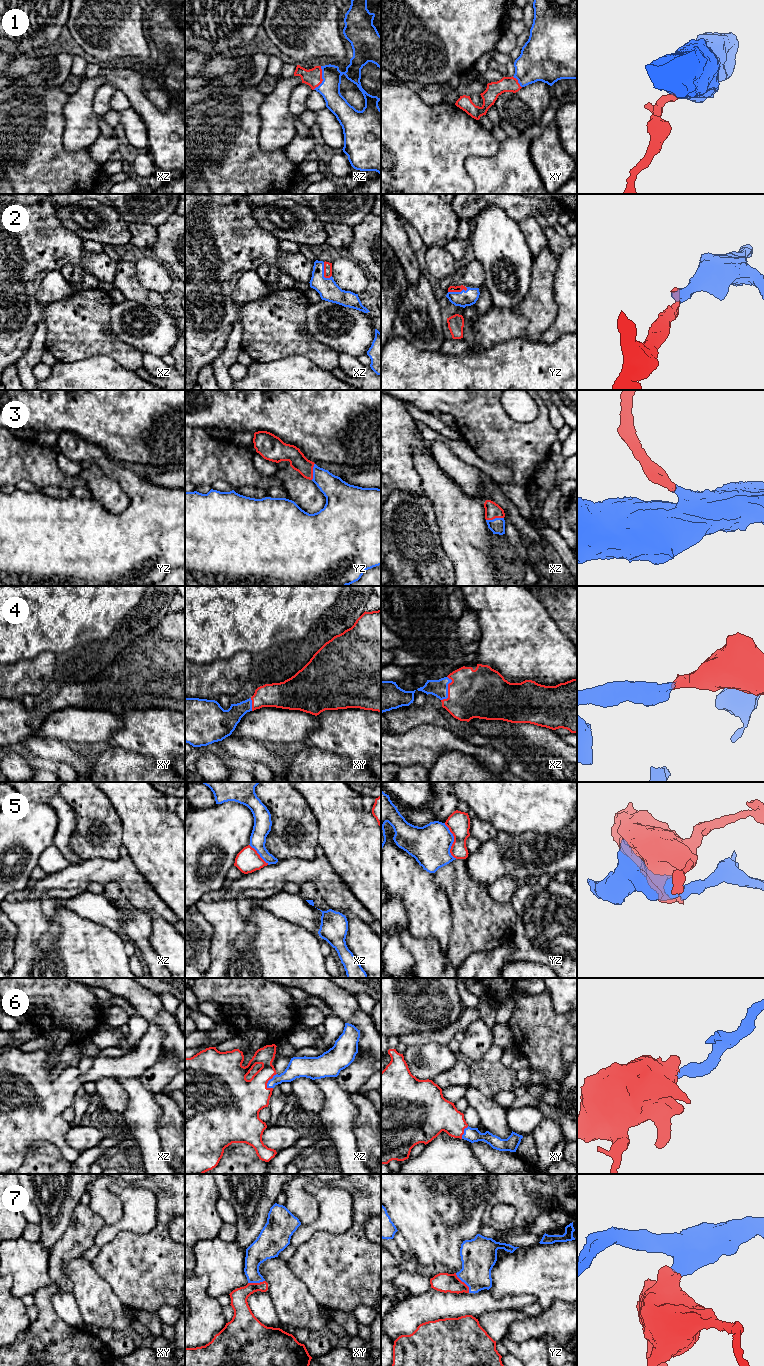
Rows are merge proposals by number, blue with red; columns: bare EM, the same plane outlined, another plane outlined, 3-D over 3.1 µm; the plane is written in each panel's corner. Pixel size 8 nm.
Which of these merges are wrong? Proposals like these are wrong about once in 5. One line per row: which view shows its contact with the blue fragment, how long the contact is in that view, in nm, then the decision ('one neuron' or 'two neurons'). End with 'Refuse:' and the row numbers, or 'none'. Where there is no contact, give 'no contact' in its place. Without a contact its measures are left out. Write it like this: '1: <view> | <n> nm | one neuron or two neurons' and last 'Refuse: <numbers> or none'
1: xz | 200 nm | one neuron
2: xz | 140 nm | one neuron
3: xz | 150 nm | one neuron
4: xz | 200 nm | one neuron
5: yz | 300 nm | two neurons
6: xz | 150 nm | one neuron
7: yz | 200 nm | one neuron
Refuse: 5

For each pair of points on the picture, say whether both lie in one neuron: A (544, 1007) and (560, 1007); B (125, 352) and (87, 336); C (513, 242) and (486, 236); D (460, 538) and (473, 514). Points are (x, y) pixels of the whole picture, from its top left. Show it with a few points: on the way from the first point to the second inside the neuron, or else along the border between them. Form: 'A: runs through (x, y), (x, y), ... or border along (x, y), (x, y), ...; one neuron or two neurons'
A: border along (546, 989), (553, 1008), (559, 1013), (566, 1013); two neurons
B: runs through (116, 349), (96, 338); one neuron
C: runs through (506, 242), (499, 242), (493, 236); one neuron
D: runs through (463, 532), (463, 524), (467, 520); one neuron

